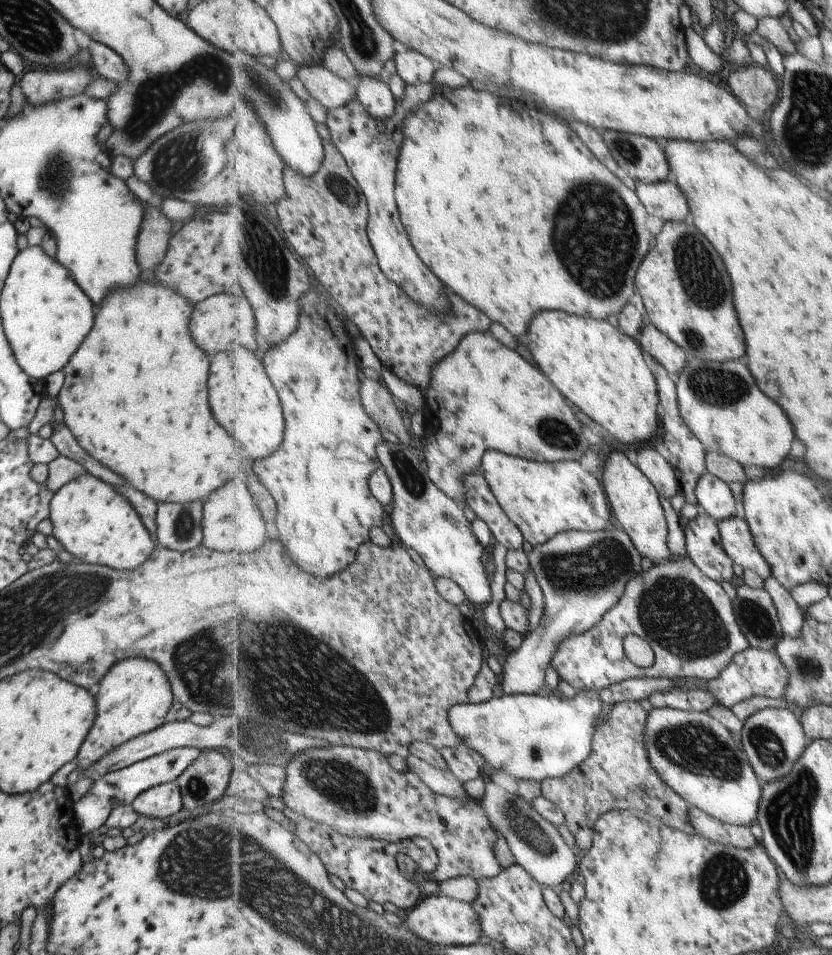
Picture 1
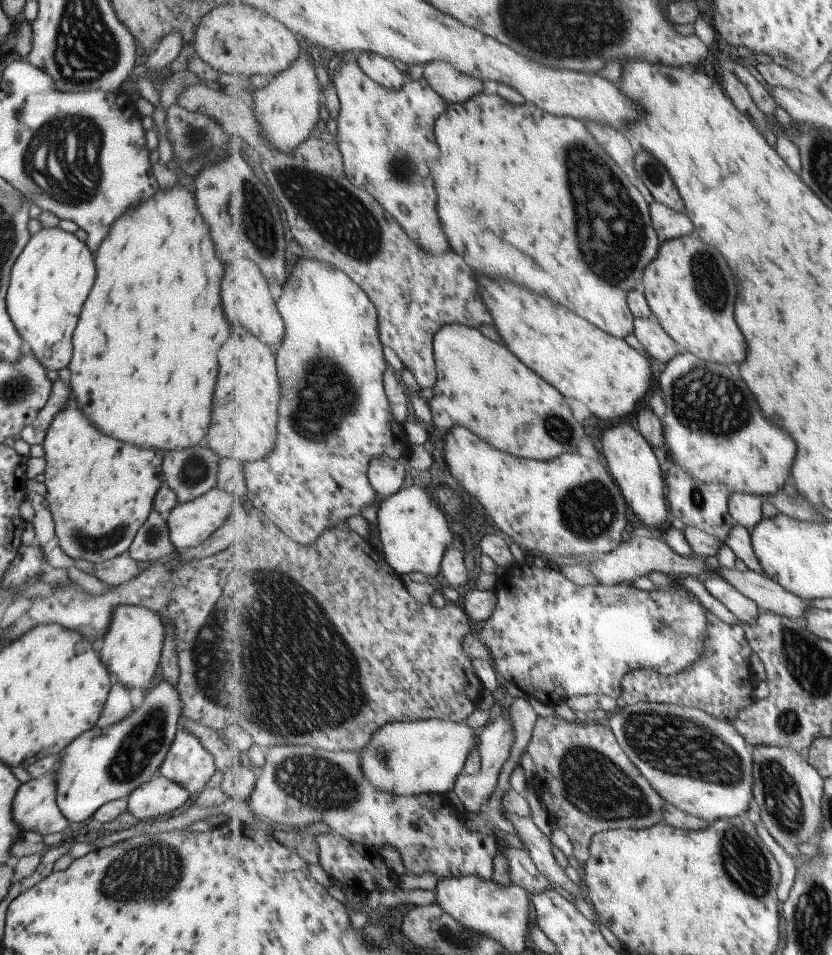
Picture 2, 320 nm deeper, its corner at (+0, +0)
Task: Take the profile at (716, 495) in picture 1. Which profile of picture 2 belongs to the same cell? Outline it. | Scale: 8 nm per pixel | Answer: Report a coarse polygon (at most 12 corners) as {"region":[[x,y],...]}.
{"region":[[730,495],[737,524],[754,529],[763,520],[765,498]]}

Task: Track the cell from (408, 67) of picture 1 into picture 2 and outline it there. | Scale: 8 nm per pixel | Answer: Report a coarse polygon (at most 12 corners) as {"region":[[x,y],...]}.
{"region":[[448,62],[424,65],[424,77],[449,104],[485,90],[484,80]]}

